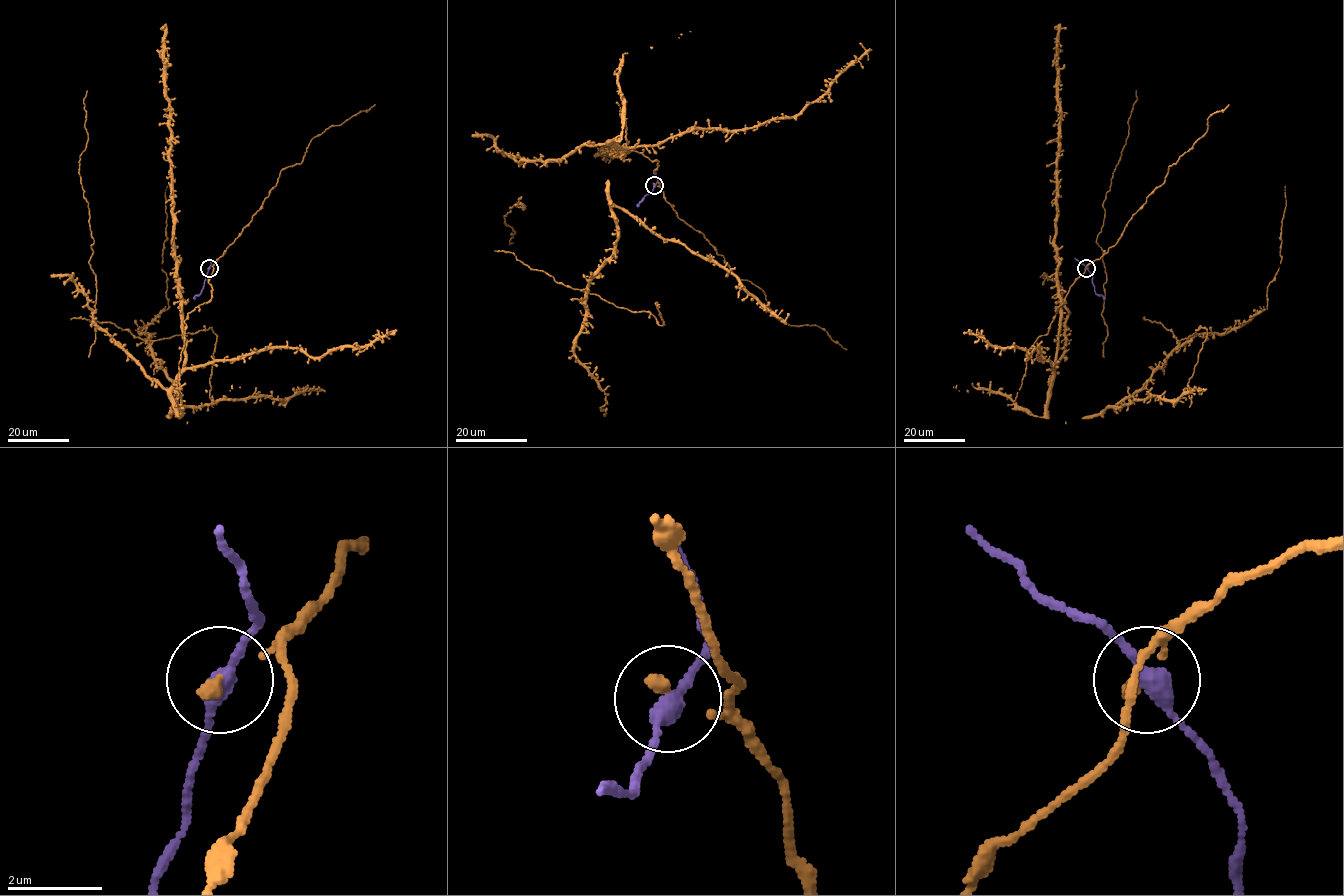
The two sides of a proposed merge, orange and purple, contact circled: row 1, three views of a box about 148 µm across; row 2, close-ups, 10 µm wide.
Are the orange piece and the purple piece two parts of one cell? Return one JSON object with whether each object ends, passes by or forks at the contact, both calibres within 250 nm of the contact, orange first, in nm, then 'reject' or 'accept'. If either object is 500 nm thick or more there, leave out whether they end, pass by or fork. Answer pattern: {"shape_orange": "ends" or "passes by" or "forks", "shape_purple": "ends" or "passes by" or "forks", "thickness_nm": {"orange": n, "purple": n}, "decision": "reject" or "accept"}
{"shape_orange": "ends", "shape_purple": "passes by", "thickness_nm": {"orange": 240, "purple": 320}, "decision": "reject"}

